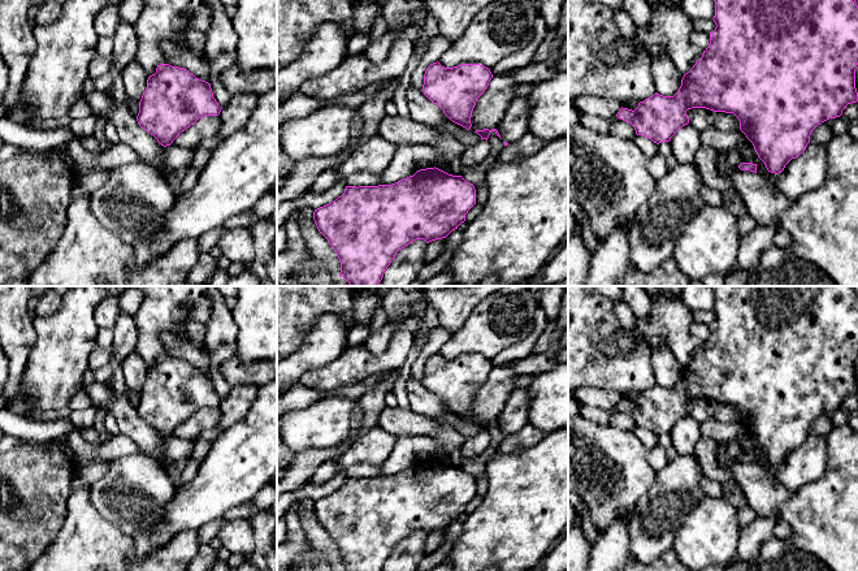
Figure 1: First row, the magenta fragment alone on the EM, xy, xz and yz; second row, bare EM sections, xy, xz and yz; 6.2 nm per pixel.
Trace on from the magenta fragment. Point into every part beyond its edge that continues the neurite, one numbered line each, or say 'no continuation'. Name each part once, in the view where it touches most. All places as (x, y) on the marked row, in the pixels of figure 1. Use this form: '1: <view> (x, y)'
no continuation

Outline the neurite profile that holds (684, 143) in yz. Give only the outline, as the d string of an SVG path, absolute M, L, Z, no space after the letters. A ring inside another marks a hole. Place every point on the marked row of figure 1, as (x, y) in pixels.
M685 125L671 138L672 155L677 164L694 164L696 153L701 146L698 130L692 125Z

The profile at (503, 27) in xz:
M529 0L493 1L471 21L438 62L445 68L480 64L491 69L530 44L538 16L540 12Z

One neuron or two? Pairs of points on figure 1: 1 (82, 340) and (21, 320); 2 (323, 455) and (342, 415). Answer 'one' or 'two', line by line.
1: two
2: two

